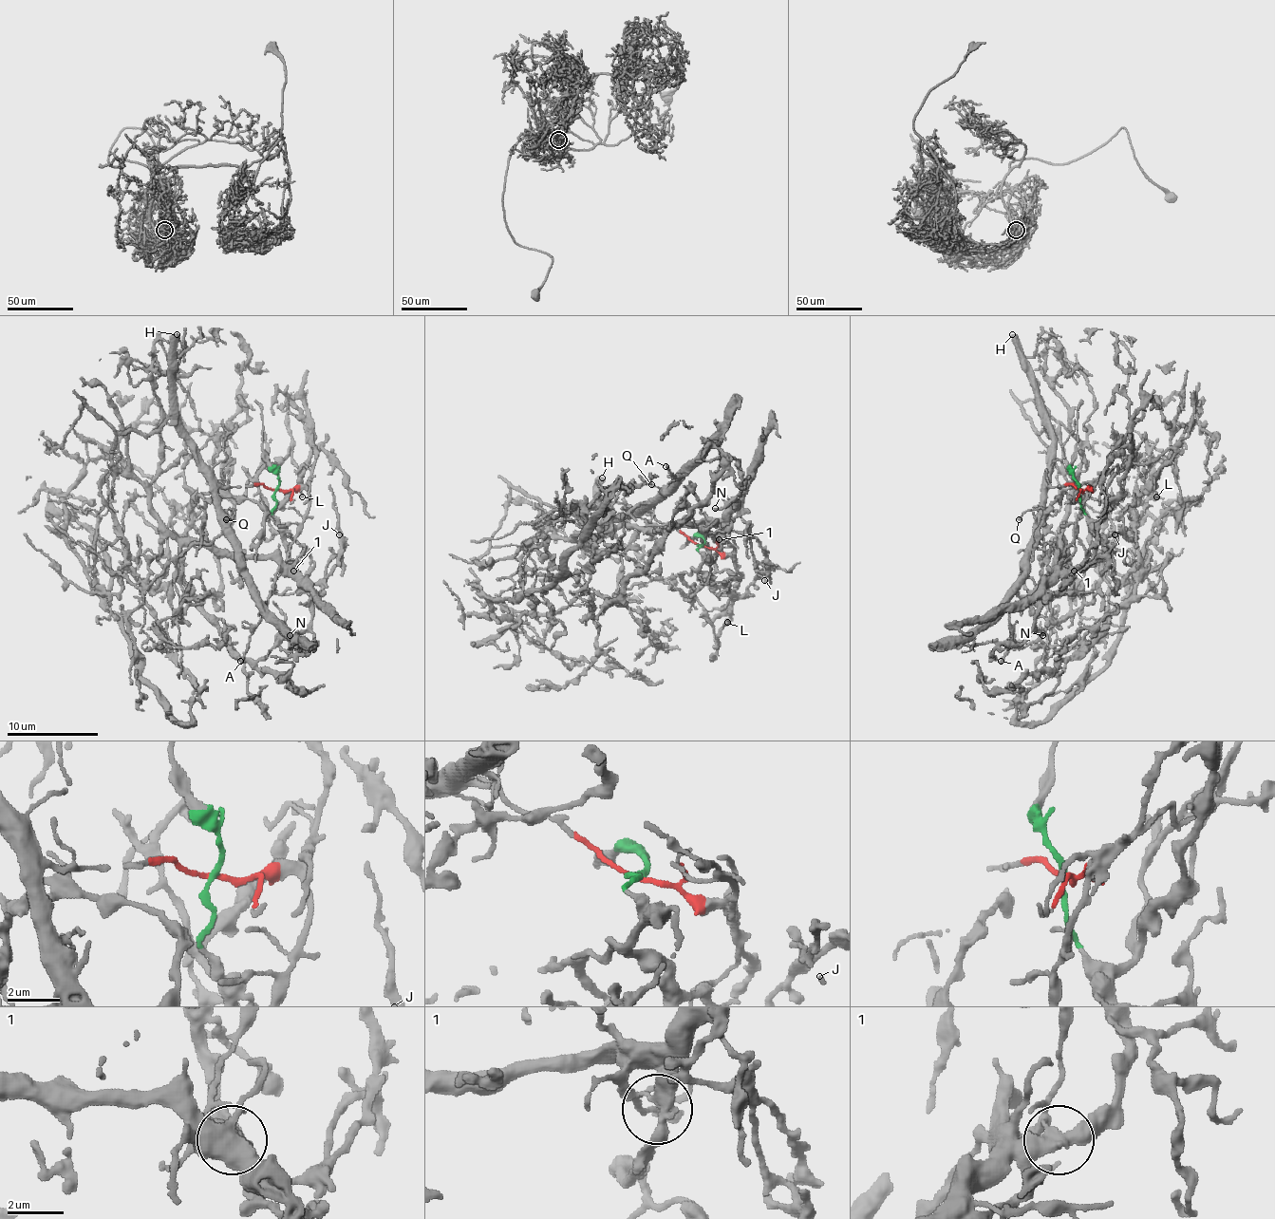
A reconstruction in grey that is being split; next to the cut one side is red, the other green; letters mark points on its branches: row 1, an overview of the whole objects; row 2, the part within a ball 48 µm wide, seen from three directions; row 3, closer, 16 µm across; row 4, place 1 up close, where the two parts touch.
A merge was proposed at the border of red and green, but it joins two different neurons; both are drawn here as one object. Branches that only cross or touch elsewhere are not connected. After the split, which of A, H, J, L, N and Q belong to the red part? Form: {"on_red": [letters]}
{"on_red": ["A", "H", "Q"]}

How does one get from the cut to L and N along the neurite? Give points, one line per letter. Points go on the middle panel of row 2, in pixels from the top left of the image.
L: (701, 545), (701, 566), (684, 572), (683, 579), (703, 607), (703, 616), (717, 639), (726, 621), (728, 623)
N: (701, 545), (699, 550), (710, 561), (717, 554), (719, 536), (738, 509), (738, 502), (715, 509)

